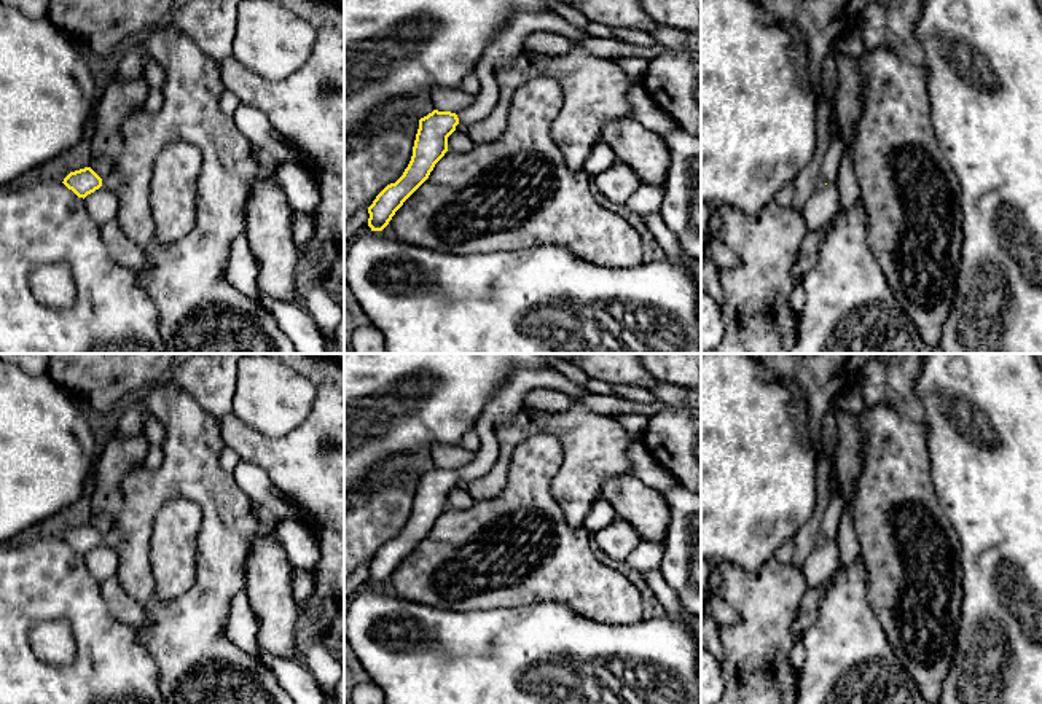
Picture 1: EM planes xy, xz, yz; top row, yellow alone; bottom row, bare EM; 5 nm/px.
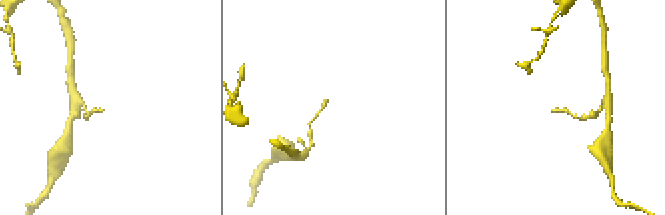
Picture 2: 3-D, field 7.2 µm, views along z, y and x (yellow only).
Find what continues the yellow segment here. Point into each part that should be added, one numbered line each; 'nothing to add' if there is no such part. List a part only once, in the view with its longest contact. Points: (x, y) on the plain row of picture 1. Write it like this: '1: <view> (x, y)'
1: xy (113, 537)

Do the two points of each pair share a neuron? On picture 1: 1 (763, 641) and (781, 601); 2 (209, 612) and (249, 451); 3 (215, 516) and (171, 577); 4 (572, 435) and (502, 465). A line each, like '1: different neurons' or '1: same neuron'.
1: same neuron
2: different neurons
3: different neurons
4: same neuron

